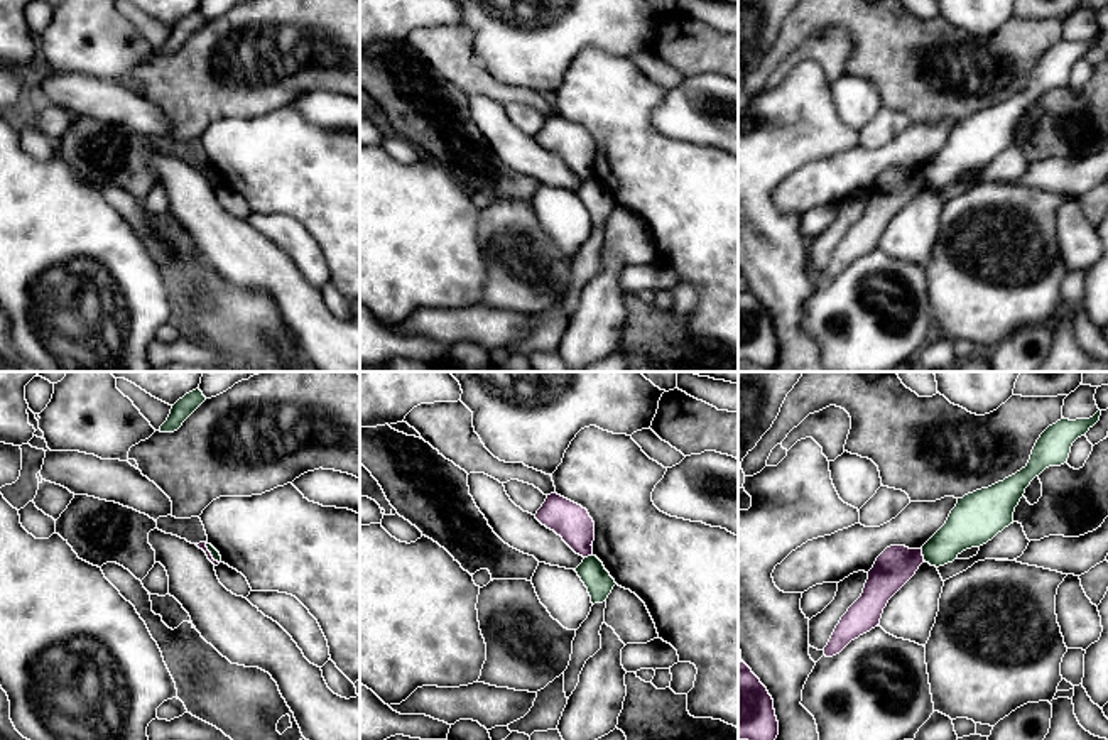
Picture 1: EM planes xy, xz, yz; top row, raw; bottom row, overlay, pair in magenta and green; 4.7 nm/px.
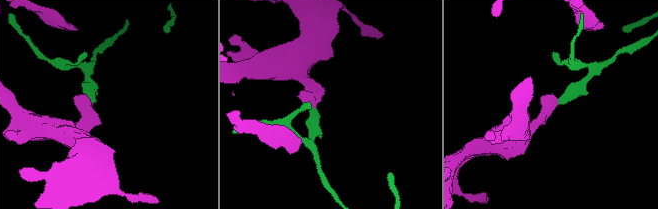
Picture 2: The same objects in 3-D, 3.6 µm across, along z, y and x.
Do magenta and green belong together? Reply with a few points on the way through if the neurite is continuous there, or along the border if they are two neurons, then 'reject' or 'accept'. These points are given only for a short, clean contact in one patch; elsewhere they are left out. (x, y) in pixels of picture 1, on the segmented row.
border yz (921, 549), (924, 560); reject

